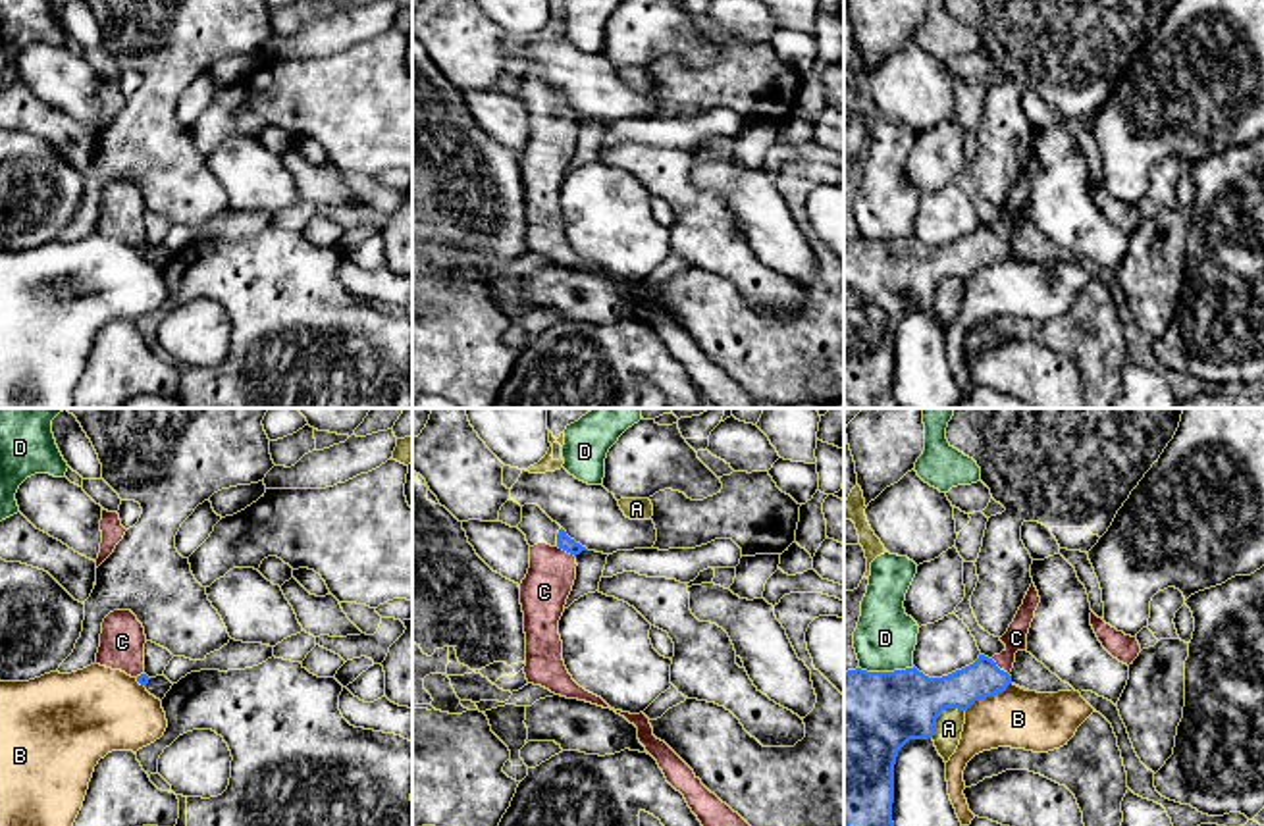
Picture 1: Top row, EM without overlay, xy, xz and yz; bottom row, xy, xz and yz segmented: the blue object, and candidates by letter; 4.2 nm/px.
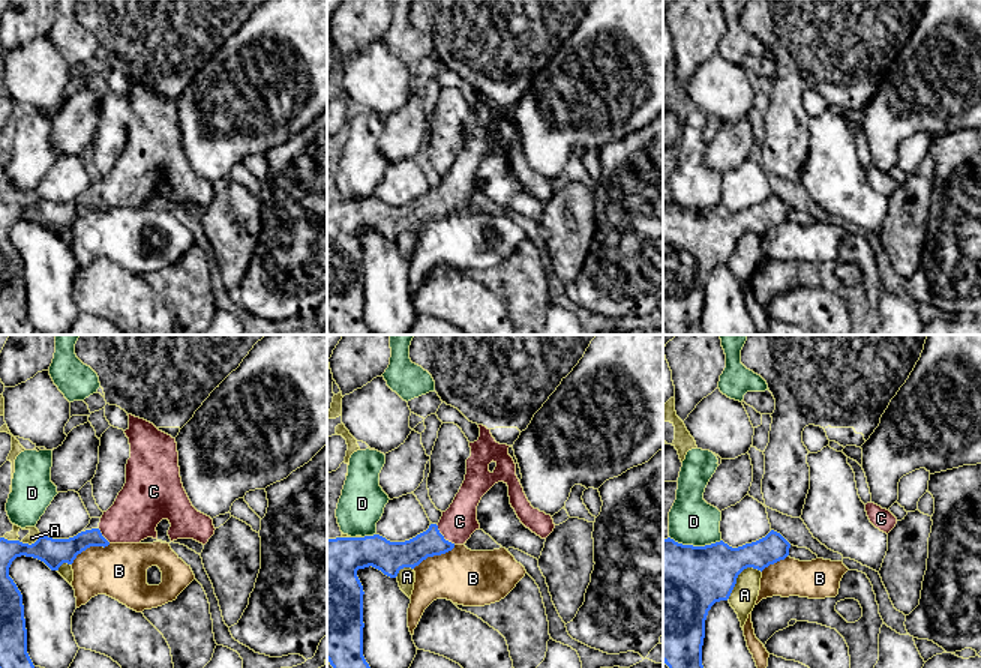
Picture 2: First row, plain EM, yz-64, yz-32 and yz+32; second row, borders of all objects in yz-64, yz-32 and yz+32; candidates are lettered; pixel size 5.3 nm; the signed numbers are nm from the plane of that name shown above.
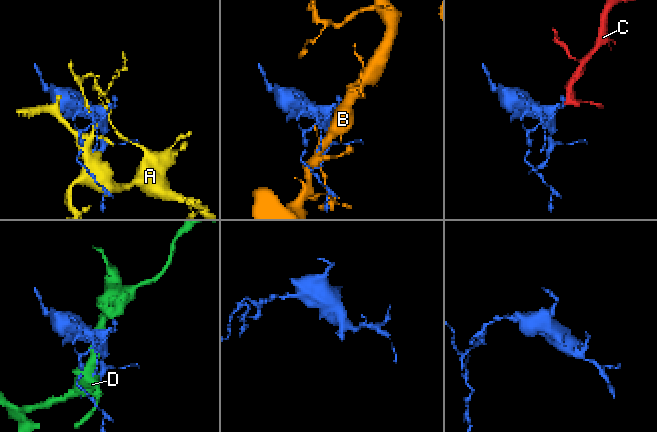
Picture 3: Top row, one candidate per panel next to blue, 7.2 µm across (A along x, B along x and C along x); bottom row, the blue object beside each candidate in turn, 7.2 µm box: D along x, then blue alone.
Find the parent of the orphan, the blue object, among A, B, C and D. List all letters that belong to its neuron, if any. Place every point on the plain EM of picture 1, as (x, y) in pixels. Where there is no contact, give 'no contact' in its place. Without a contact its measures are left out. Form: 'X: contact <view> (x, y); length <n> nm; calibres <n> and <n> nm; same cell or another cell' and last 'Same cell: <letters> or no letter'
A: contact yz (941, 280); length 180 nm; calibres 340 and 120 nm; another cell
B: contact yz (987, 264); length 220 nm; calibres 170 and 240 nm; another cell
C: contact yz (999, 237); length 100 nm; calibres 160 and 100 nm; same cell
D: contact yz (887, 241); length 240 nm; calibres 440 and 260 nm; another cell
Same cell: C

